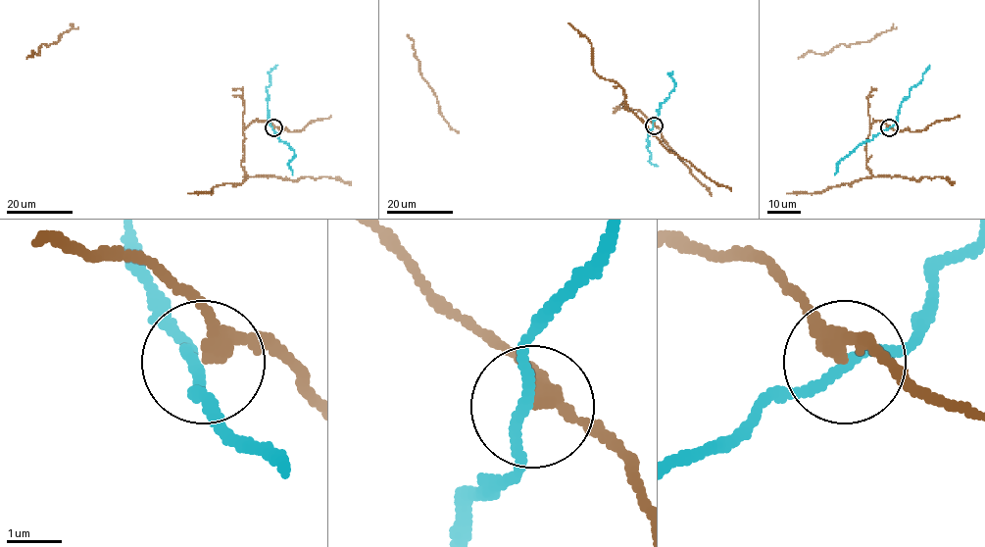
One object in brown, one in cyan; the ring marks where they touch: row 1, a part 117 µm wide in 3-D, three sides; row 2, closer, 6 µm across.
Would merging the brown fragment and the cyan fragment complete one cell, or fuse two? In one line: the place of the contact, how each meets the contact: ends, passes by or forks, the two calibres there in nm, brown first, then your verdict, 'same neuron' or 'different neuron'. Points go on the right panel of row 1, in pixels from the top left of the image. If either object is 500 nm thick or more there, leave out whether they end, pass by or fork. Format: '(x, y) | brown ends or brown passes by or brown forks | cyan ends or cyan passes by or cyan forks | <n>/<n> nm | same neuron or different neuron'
(889, 127) | brown passes by | cyan passes by | 240/180 nm | different neuron

